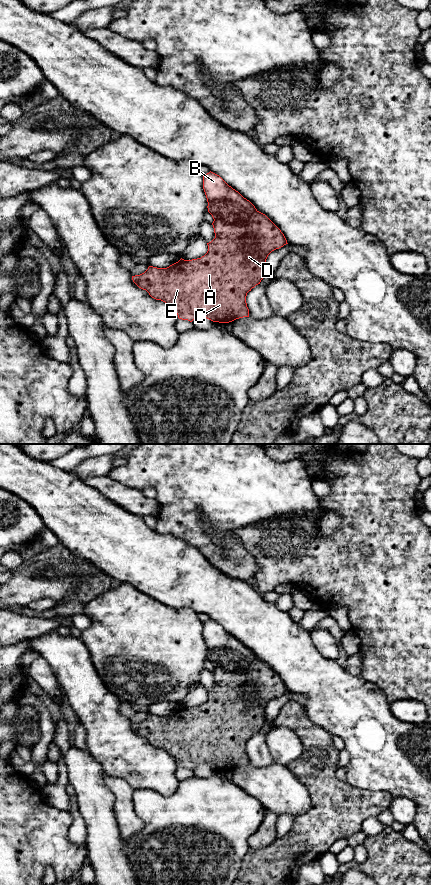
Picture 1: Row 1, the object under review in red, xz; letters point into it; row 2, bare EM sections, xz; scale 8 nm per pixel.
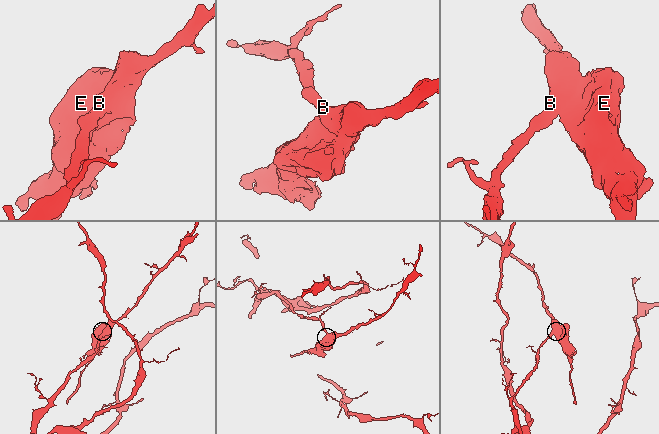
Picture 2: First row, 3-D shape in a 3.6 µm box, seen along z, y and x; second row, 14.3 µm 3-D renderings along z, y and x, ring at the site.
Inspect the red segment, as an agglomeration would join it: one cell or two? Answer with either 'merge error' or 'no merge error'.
merge error

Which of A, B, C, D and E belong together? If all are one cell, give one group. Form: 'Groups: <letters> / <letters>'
Groups: A C D E / B

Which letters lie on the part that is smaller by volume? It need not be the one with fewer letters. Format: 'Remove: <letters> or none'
Remove: A, C, D, E

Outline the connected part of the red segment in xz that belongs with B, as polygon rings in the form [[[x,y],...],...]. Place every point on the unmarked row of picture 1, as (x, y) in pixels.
[[[211,619],[203,623],[203,637],[208,660],[215,667],[236,671],[240,666],[246,666],[257,659],[249,648]]]

